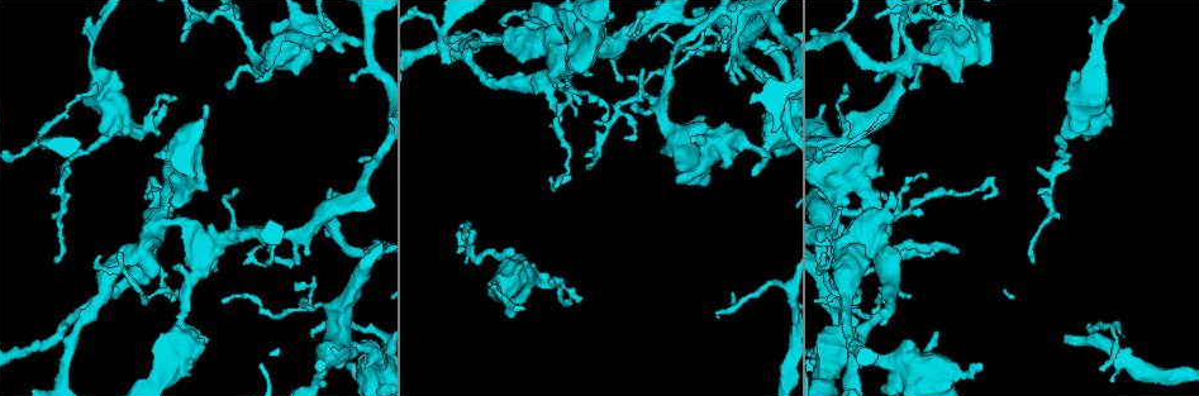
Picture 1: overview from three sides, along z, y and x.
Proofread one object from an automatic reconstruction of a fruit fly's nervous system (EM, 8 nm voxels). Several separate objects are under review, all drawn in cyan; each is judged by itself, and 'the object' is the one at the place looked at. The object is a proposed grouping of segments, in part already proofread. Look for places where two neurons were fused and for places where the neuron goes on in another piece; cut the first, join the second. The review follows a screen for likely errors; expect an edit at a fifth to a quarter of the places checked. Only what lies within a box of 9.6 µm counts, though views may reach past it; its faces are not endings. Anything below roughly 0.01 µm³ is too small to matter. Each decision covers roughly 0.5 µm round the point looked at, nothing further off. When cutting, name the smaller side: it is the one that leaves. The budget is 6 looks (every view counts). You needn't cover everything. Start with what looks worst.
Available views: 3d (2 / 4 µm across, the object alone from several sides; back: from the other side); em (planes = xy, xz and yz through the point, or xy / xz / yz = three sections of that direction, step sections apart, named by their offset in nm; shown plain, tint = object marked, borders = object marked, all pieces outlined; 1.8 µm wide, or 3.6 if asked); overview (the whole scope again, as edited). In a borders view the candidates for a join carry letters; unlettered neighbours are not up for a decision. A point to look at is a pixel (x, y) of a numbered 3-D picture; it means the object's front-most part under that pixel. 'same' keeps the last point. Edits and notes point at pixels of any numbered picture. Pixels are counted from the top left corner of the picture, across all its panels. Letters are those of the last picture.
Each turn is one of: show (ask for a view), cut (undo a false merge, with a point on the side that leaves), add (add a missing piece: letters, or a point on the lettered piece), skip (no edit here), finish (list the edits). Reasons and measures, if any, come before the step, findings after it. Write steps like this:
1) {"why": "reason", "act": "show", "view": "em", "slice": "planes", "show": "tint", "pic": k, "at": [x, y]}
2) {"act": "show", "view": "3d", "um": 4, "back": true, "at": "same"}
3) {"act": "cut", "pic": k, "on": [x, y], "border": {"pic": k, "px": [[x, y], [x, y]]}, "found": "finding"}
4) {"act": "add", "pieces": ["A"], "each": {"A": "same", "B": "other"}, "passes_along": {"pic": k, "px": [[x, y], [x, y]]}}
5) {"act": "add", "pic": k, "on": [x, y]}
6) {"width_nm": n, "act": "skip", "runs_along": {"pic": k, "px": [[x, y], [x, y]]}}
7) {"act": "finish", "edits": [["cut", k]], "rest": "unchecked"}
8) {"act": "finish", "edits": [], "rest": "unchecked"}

{"why": "two arms in line, one across", "act": "show", "view": "em", "slice": "xz", "step": 4, "show": "tint", "pic": 1, "at": [662, 17]}

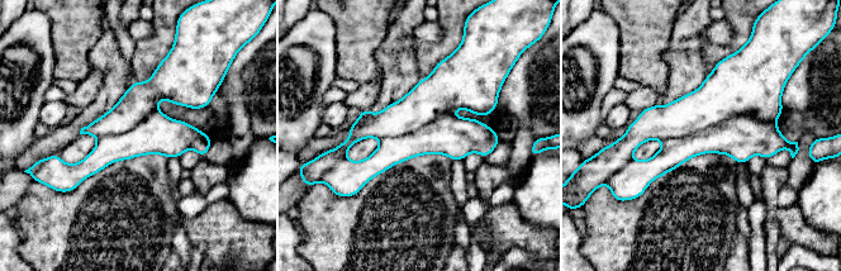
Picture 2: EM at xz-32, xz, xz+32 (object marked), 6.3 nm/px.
{"act": "show", "view": "em", "slice": "planes", "show": "borders", "at": "same"}

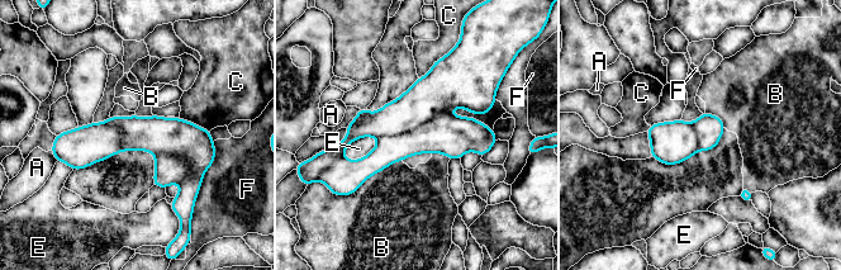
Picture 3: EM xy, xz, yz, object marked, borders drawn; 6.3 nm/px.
{"width_nm": 240, "act": "cut", "pic": 3, "on": [429, 95], "each": {"A": "other", "B": "other", "C": "other", "E": "other", "F": "other"}, "part_leaving": {"pic": 3, "px": [[488, 105], [426, 98], [342, 146]]}, "found": "a second neuron is stuck on"}

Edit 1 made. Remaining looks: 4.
{"why": "thin end", "act": "show", "view": "3d", "um": 2, "pic": 1, "at": [1035, 260]}

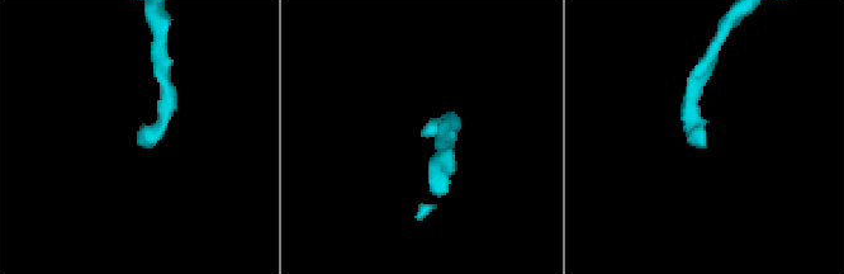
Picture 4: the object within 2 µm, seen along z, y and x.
{"act": "show", "view": "em", "slice": "planes", "show": "borders", "pic": 4, "at": [140, 143]}

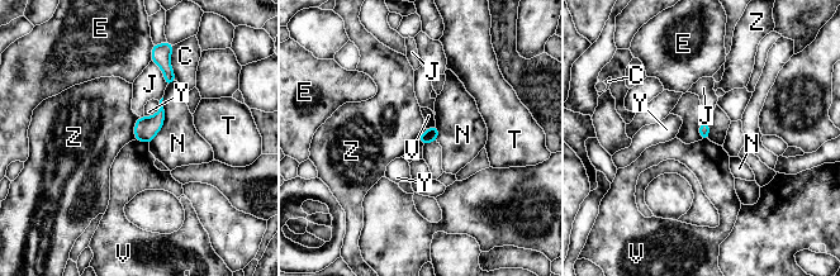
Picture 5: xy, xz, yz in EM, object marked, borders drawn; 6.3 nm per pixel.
{"longest_contact_nm": ["N", 320], "act": "skip", "each": {"C": "other", "E": "other", "J": "other", "N": "other", "T": "other", "V": "other", "Y": "other", "Z": "other"}, "border": {"pic": 5, "px": [[134, 139], [148, 144]]}, "found": "no lettered piece goes on from it"}

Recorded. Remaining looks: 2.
{"act": "finish", "edits": [["cut", 3]], "rest": "unchecked"}

